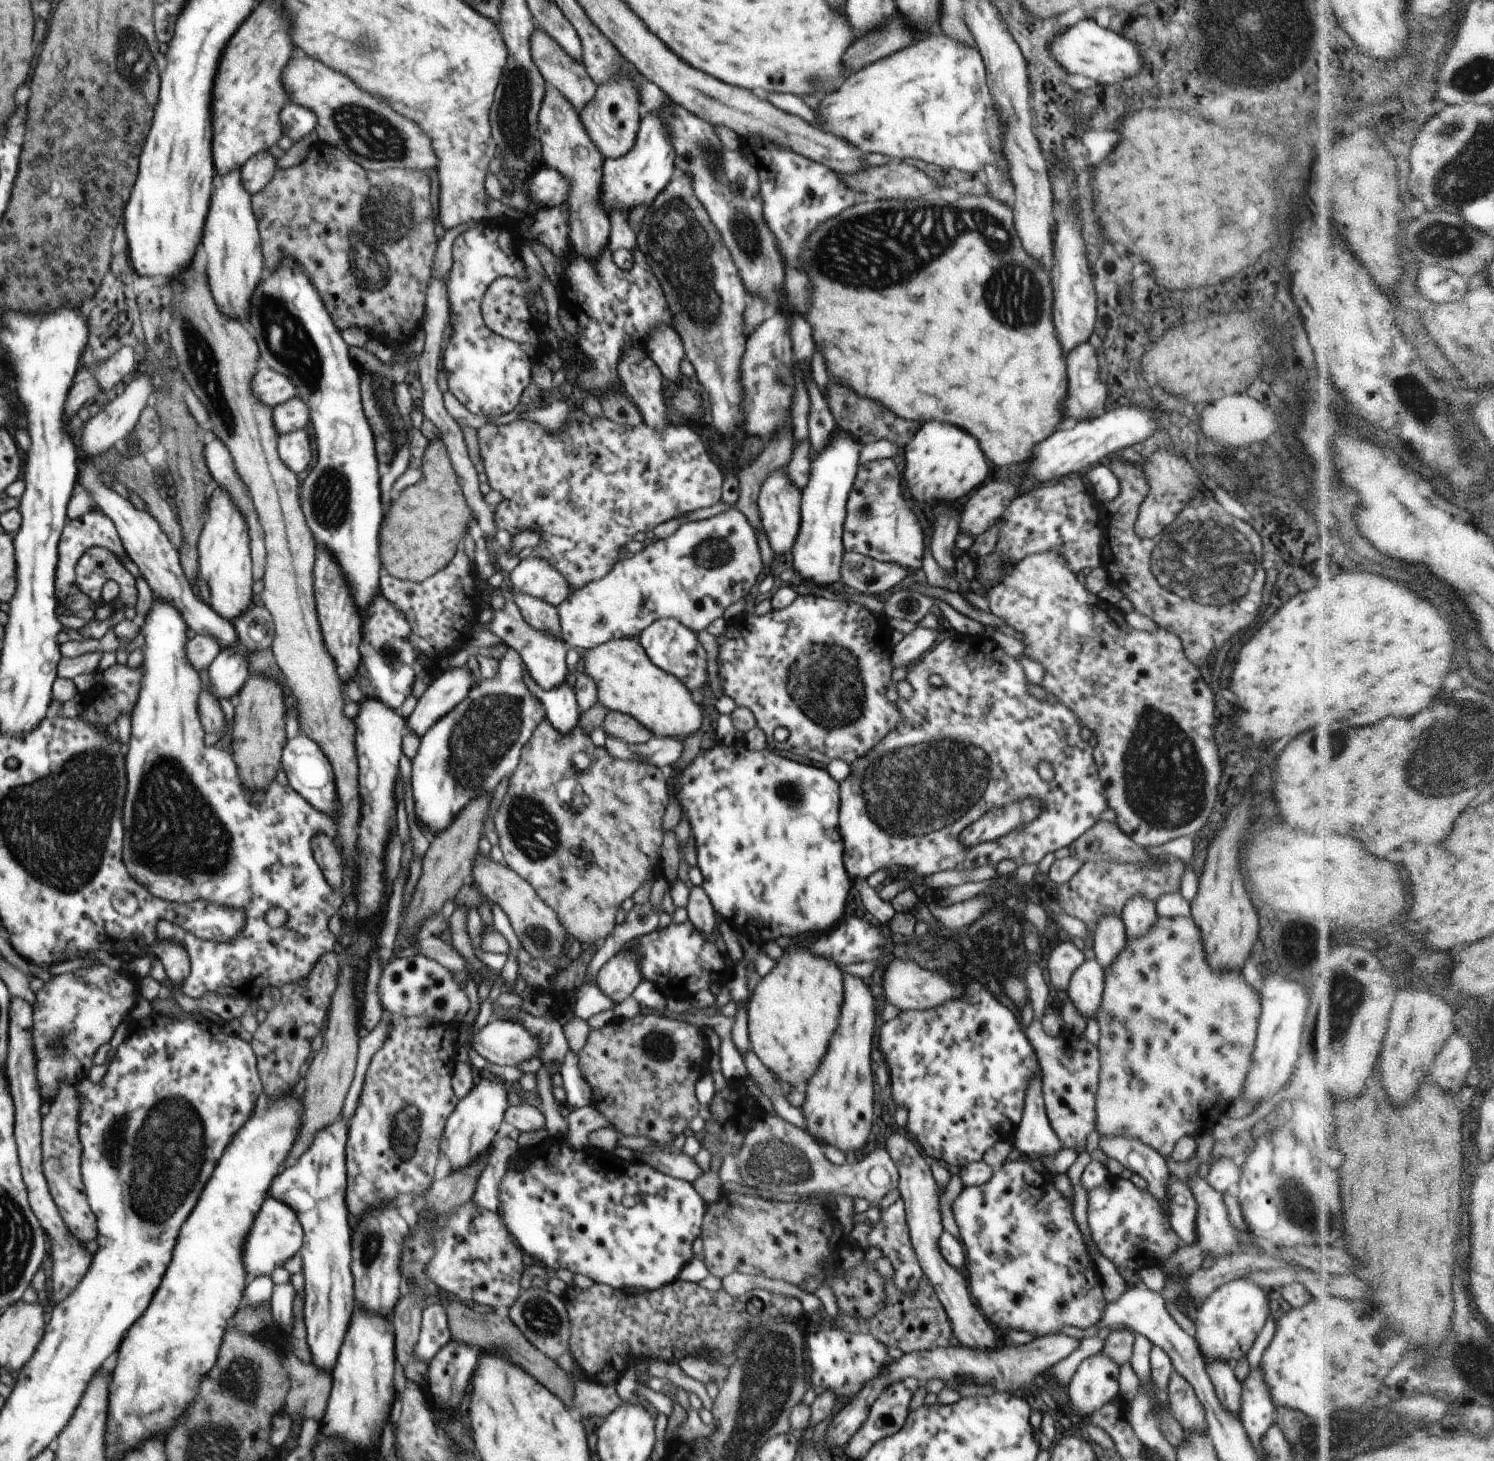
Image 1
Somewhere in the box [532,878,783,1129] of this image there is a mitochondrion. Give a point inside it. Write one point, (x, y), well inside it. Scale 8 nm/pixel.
(659, 1046)

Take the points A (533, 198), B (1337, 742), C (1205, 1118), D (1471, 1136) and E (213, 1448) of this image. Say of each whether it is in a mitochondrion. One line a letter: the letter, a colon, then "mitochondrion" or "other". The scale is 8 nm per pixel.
A: other
B: mitochondrion
C: other
D: other
E: mitochondrion

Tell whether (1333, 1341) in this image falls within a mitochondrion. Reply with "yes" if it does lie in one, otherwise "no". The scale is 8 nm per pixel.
no

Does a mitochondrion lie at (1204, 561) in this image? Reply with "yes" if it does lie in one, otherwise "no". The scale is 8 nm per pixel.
yes

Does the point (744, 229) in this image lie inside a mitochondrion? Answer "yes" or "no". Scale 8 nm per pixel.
yes

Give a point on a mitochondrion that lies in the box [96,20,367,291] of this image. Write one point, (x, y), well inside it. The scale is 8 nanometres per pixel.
(132, 37)

